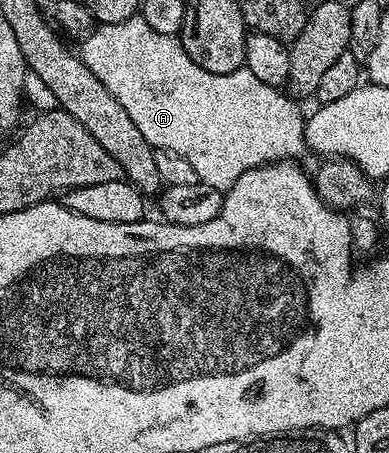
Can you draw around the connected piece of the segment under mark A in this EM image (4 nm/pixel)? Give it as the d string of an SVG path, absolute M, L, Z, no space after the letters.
M142 16L121 24L100 25L87 35L81 49L83 63L97 80L101 80L101 84L105 84L105 88L109 88L117 104L129 112L129 120L137 124L141 136L145 136L156 151L189 160L199 181L209 184L214 190L226 192L245 172L269 162L298 159L298 154L305 150L305 110L303 114L299 107L302 105L290 93L261 84L261 80L246 68L228 74L205 72L205 68L198 66L189 52L185 52L178 37L153 31Z

